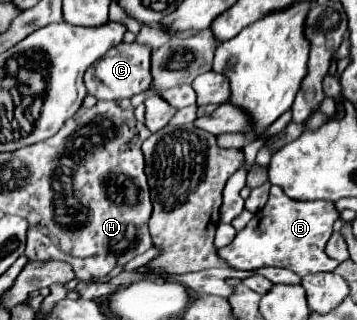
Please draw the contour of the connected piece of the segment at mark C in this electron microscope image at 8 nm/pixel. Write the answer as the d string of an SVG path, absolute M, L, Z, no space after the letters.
M120 43L112 47L100 61L96 61L84 77L86 89L96 99L126 99L138 93L144 93L152 87L152 73L150 73L150 45L144 43Z

